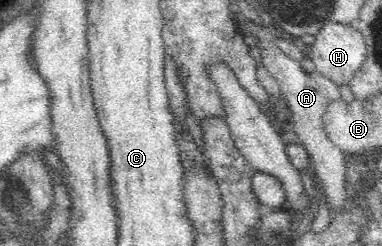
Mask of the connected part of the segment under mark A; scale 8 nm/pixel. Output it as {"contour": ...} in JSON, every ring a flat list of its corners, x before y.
{"contour":[[239,23,243,34,254,35,259,40,257,48,261,49,262,64,271,76,277,81,286,111,293,116,292,129,298,136,299,143,305,145,310,156,311,169,315,180,319,183,326,198,326,205,330,212,330,218,335,218,339,212,344,210,347,202,347,188,345,188,345,153,336,147,323,129,322,119,327,113,328,106,333,100,339,100,339,86,332,80,325,78,321,73,315,71,307,74,298,60,293,60,284,54,277,46,277,38,269,33,263,26]]}

